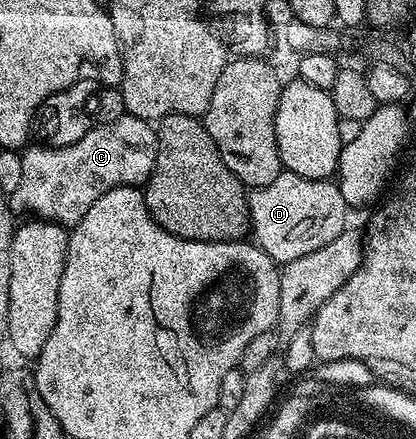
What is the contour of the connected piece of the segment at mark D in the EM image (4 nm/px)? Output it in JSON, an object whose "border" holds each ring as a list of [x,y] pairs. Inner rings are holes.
{"border":[[[282,171],[275,182],[252,189],[248,198],[252,239],[281,266],[311,254],[311,250],[319,250],[319,246],[327,246],[347,226],[347,205],[332,179],[308,180],[294,172]]]}

